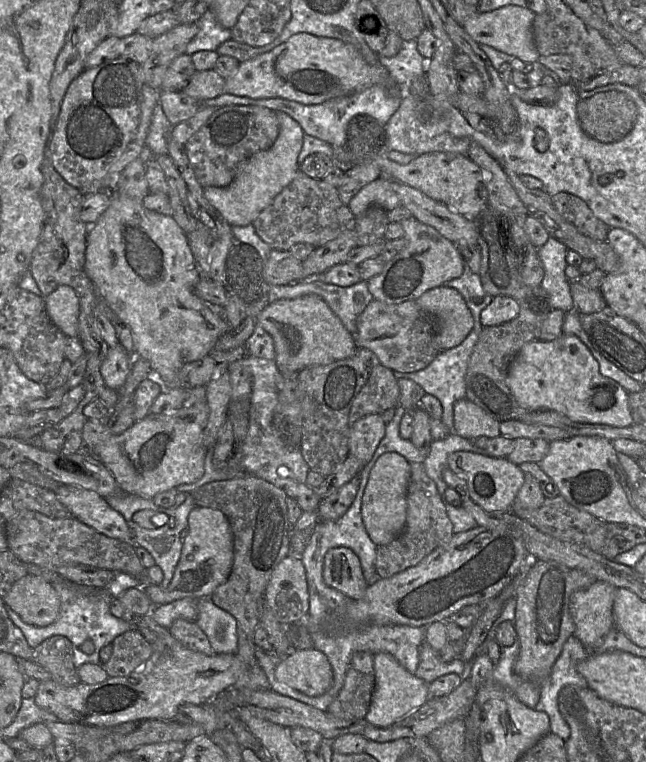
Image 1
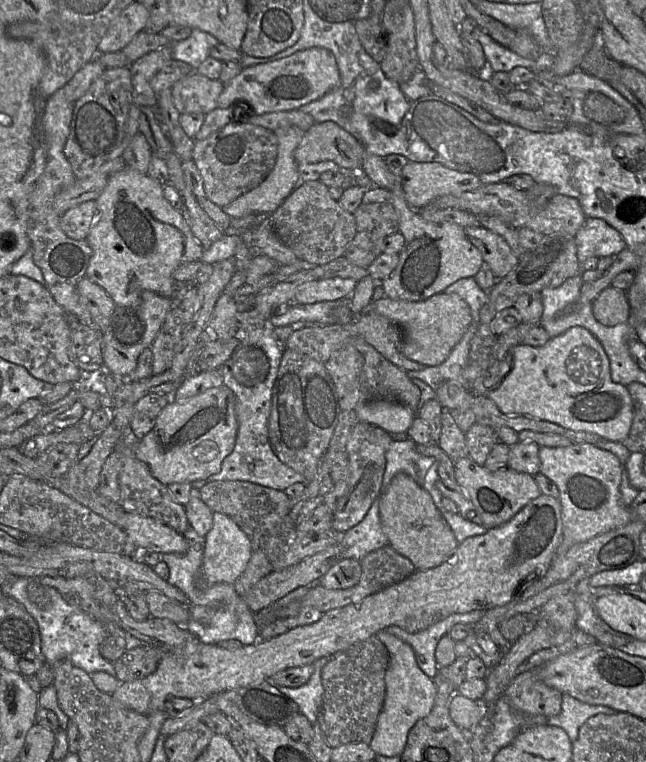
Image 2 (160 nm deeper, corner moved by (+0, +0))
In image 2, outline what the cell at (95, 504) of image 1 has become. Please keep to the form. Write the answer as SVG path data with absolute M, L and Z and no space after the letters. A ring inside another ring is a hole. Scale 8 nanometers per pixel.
M125 511L125 527L129 540L138 549L145 549L161 554L184 554L188 549L187 540L159 520Z

